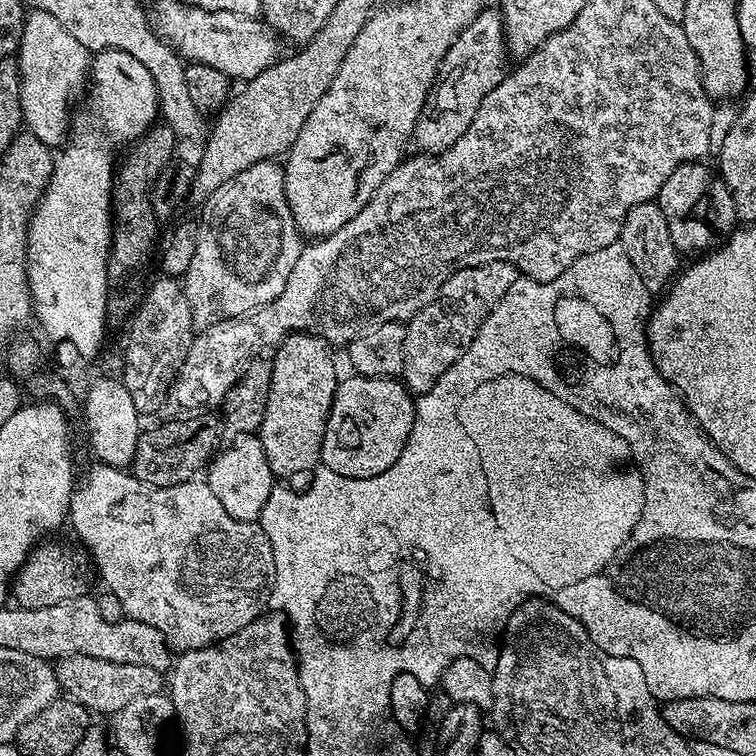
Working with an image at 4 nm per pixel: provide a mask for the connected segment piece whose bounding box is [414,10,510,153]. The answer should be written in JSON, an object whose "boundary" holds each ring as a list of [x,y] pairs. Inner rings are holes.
{"boundary":[[[481,10],[450,46],[444,59],[444,67],[430,93],[430,99],[422,113],[422,123],[414,133],[415,143],[424,146],[436,146],[437,153],[452,148],[474,122],[478,106],[494,90],[494,86],[504,84],[504,63],[510,60],[510,53],[505,47],[504,18],[499,11]]]}

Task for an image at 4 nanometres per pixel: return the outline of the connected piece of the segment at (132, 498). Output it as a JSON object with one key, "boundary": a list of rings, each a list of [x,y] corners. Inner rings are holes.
{"boundary":[[[97,463],[96,469],[88,476],[88,489],[85,492],[73,491],[72,501],[68,507],[68,520],[74,531],[80,535],[85,546],[92,551],[96,564],[100,570],[100,576],[104,584],[116,595],[120,608],[129,620],[148,623],[156,627],[158,631],[166,634],[171,647],[176,650],[190,648],[204,648],[207,644],[216,644],[220,640],[230,638],[238,634],[246,626],[250,626],[255,620],[265,615],[264,607],[269,607],[272,599],[272,586],[276,583],[276,567],[274,566],[274,550],[270,546],[270,538],[260,529],[259,523],[251,520],[239,520],[222,507],[222,502],[214,498],[214,490],[206,482],[199,479],[188,480],[185,484],[174,486],[154,486],[153,484],[141,484],[140,480],[133,476],[131,471],[120,468],[111,468],[108,464]]]}

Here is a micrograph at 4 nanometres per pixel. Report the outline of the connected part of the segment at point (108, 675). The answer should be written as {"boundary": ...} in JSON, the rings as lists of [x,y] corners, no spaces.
{"boundary":[[[65,656],[55,665],[56,677],[61,689],[89,713],[112,712],[118,714],[134,698],[146,698],[150,694],[161,694],[161,673],[142,665],[112,664],[90,656]]]}

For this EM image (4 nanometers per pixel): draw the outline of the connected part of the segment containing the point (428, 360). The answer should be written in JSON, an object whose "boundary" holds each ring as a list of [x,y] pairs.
{"boundary":[[[495,260],[489,264],[479,264],[476,268],[463,268],[451,276],[440,293],[439,299],[427,304],[425,309],[414,314],[406,324],[406,354],[404,355],[403,383],[409,392],[423,394],[432,389],[434,382],[466,351],[470,342],[478,334],[484,319],[492,313],[496,301],[506,294],[506,290],[518,279],[516,265],[505,260]]]}

